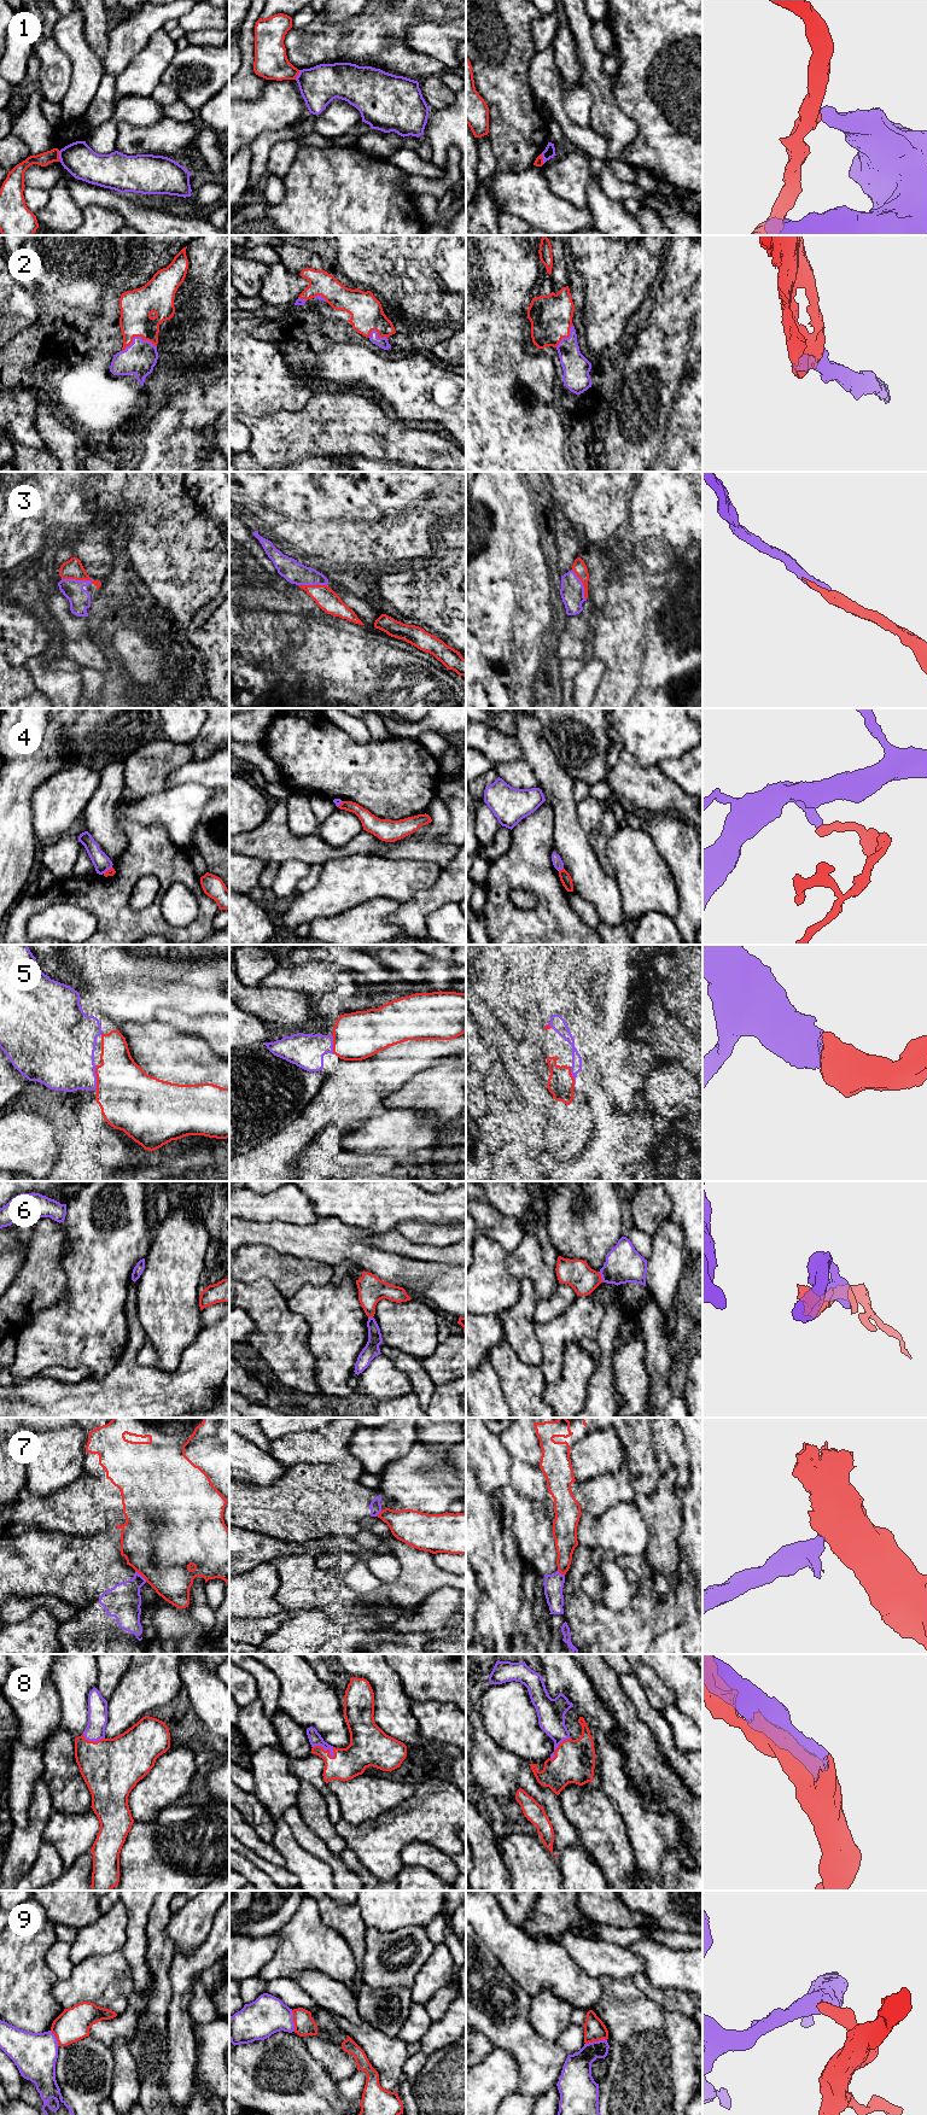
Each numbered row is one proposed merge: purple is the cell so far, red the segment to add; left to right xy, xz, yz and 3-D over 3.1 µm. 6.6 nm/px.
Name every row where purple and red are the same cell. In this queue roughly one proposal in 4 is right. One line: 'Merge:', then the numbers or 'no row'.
Merge: 2, 3, 5, 8

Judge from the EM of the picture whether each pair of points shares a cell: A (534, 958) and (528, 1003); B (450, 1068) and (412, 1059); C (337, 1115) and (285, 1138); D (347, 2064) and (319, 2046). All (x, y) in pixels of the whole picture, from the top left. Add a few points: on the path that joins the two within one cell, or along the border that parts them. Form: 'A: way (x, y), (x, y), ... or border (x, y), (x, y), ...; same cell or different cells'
A: way (528, 969), (528, 992); same cell
B: border (453, 1056), (439, 1061); different cells
C: way (324, 1115), (319, 1115), (298, 1135); same cell
D: way (339, 2063), (326, 2050); same cell

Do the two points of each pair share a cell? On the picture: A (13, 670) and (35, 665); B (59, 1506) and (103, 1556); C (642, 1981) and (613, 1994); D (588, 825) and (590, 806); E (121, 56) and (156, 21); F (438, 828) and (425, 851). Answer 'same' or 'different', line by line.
A: different
B: different
C: different
D: same
E: same
F: same

